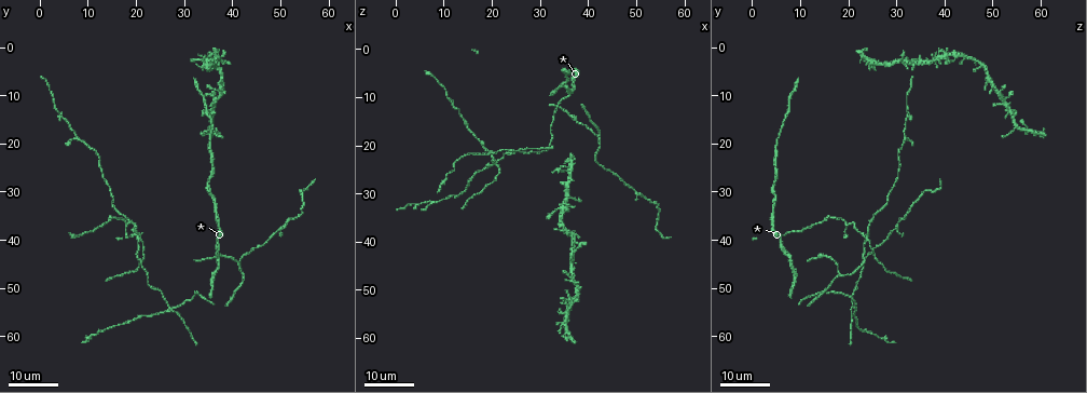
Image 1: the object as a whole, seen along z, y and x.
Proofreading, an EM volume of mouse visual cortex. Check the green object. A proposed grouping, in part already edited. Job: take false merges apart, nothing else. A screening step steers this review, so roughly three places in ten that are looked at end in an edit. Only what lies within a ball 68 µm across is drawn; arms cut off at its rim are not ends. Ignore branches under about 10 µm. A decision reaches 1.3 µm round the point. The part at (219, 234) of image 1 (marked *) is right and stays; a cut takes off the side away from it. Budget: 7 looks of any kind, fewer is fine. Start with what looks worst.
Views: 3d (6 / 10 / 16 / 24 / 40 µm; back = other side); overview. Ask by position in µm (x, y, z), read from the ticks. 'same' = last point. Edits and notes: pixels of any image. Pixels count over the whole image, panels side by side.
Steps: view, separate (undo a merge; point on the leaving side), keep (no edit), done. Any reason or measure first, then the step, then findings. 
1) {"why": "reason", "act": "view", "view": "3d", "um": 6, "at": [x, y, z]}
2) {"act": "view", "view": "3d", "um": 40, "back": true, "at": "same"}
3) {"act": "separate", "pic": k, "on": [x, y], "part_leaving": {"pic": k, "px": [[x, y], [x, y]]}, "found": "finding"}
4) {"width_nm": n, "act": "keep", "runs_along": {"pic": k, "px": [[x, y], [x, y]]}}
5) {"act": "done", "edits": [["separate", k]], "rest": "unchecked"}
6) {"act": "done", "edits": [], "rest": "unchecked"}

{"why": "four arms meet", "act": "view", "view": "3d", "um": 24, "at": [21.0, 39.5, 24.0]}

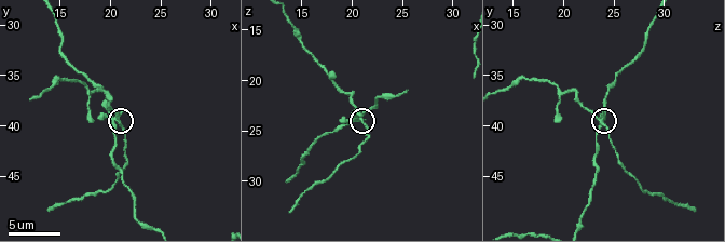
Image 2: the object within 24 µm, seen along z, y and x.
{"act": "view", "view": "3d", "um": 6, "at": [20.8, 39.2, 23.6]}

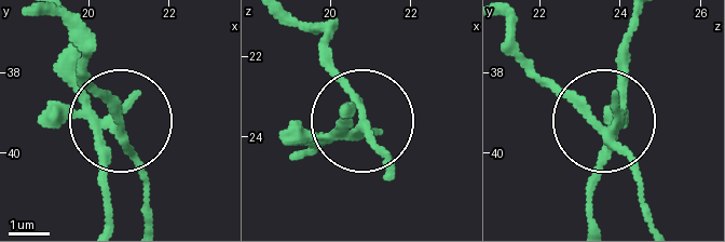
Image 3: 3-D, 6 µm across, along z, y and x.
{"side_arm_um": 36, "act": "separate", "pic": 3, "on": [99, 96], "part_leaving": {"pic": 3, "px": [[106, 124], [120, 110], [85, 72], [62, 21]]}, "found": "two cells meet here"}

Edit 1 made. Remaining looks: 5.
{"act": "view", "view": "overview"}

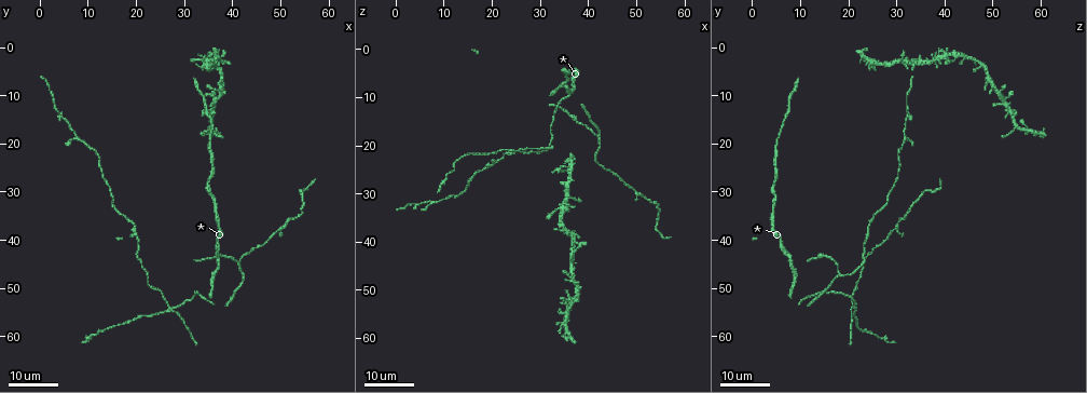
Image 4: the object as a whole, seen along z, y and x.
{"why": "a fork", "act": "view", "view": "3d", "um": 16, "at": [42.5, 47.0, 18.0]}

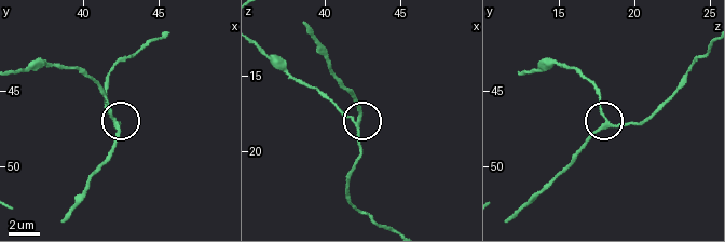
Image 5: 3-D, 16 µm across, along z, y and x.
{"why": "zoom in", "act": "view", "view": "3d", "um": 6, "at": [42.0, 47.2, 18.4]}

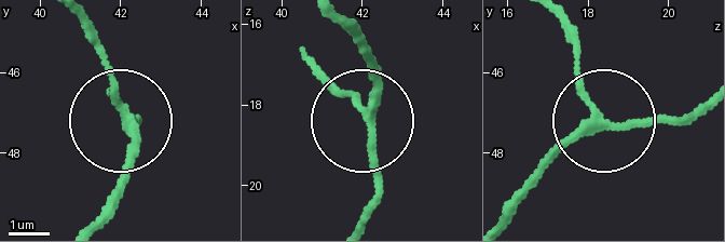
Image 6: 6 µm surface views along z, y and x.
{"side_arm_um": 36, "act": "keep", "found": "all the same cell"}

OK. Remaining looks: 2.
{"why": "three-way junction", "act": "view", "view": "3d", "um": 24, "at": [27.0, 55.0, 21.5]}

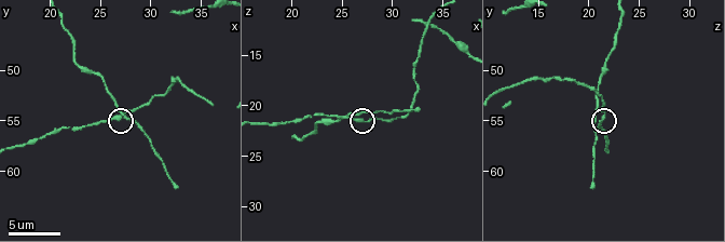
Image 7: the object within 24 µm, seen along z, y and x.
{"act": "view", "view": "3d", "um": 6, "at": [26.6, 54.8, 21.6]}

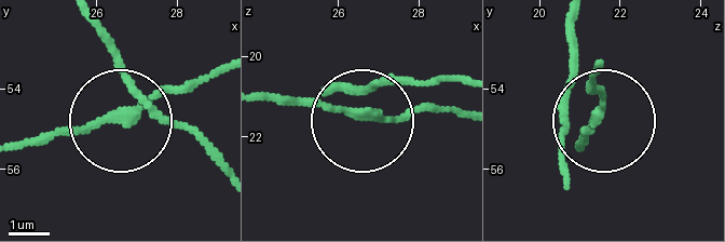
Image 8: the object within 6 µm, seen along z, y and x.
{"act": "keep", "runs_along": {"pic": 8, "px": [[461, 111], [368, 122], [269, 102]]}, "found": "all the same cell"}

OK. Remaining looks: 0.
{"act": "done", "edits": [["separate", 3]], "rest": "unchecked"}

